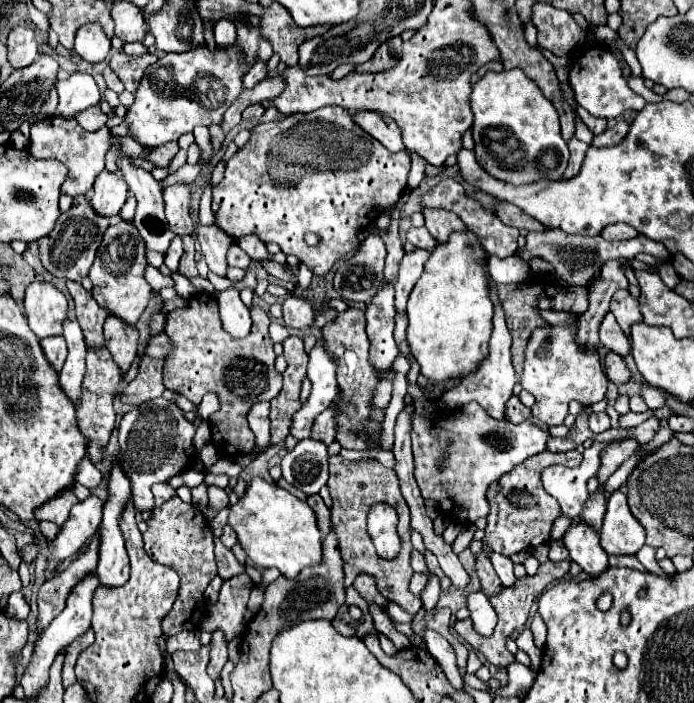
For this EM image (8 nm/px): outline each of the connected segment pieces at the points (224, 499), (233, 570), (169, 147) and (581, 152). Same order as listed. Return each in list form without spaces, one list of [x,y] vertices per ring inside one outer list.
[[[209,486],[209,504],[211,504],[211,508],[215,508],[215,510],[225,508],[225,506],[229,504],[227,492],[221,490],[221,488],[217,488],[217,486]]]
[[[219,538],[213,540],[215,542],[215,558],[217,558],[217,568],[219,568],[219,576],[221,578],[231,578],[231,576],[237,576],[241,572],[245,572],[245,566],[237,562],[237,558],[233,556],[231,550],[227,550]]]
[[[171,142],[171,144],[163,144],[161,148],[151,148],[151,154],[149,154],[149,160],[155,162],[155,166],[167,166],[171,162],[171,158],[177,154],[179,146],[177,142]]]
[[[573,138],[573,140],[569,142],[569,152],[571,152],[571,158],[569,158],[569,166],[567,166],[565,174],[563,174],[563,178],[565,178],[565,180],[569,180],[569,178],[575,178],[575,176],[579,174],[579,170],[581,170],[581,164],[583,164],[583,160],[585,160],[585,154],[587,154],[587,148],[589,148],[589,144],[585,144],[585,142],[579,142],[577,138]]]

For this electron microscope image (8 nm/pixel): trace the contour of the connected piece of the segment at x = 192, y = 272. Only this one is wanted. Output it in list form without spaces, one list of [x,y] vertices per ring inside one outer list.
[[[188,236],[187,242],[185,242],[185,252],[179,262],[179,274],[185,278],[199,276],[197,268],[195,268],[195,252],[195,240],[192,236]]]

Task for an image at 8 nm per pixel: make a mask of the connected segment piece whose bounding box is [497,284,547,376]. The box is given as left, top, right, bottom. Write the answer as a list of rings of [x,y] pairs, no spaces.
[[[519,284],[497,286],[497,296],[505,312],[507,328],[513,336],[513,368],[517,376],[523,374],[523,362],[525,362],[525,346],[531,340],[531,334],[535,328],[543,328],[547,322],[539,314],[539,296],[541,292],[519,292]]]

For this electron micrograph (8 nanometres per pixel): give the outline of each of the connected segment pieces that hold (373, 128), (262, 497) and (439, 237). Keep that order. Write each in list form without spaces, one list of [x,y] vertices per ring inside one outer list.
[[[361,110],[361,112],[353,112],[351,114],[353,122],[357,122],[357,126],[361,126],[369,136],[377,138],[387,150],[391,152],[399,152],[403,150],[403,140],[401,140],[401,134],[399,134],[399,128],[395,124],[393,118],[389,116],[383,116],[381,112],[375,112],[375,110]]]
[[[255,476],[243,498],[229,508],[229,522],[247,558],[261,570],[277,568],[283,576],[295,578],[305,566],[321,562],[321,534],[311,506],[287,490]]]
[[[425,208],[423,216],[425,216],[425,228],[433,234],[437,242],[445,242],[449,232],[465,228],[461,218],[445,208]]]

